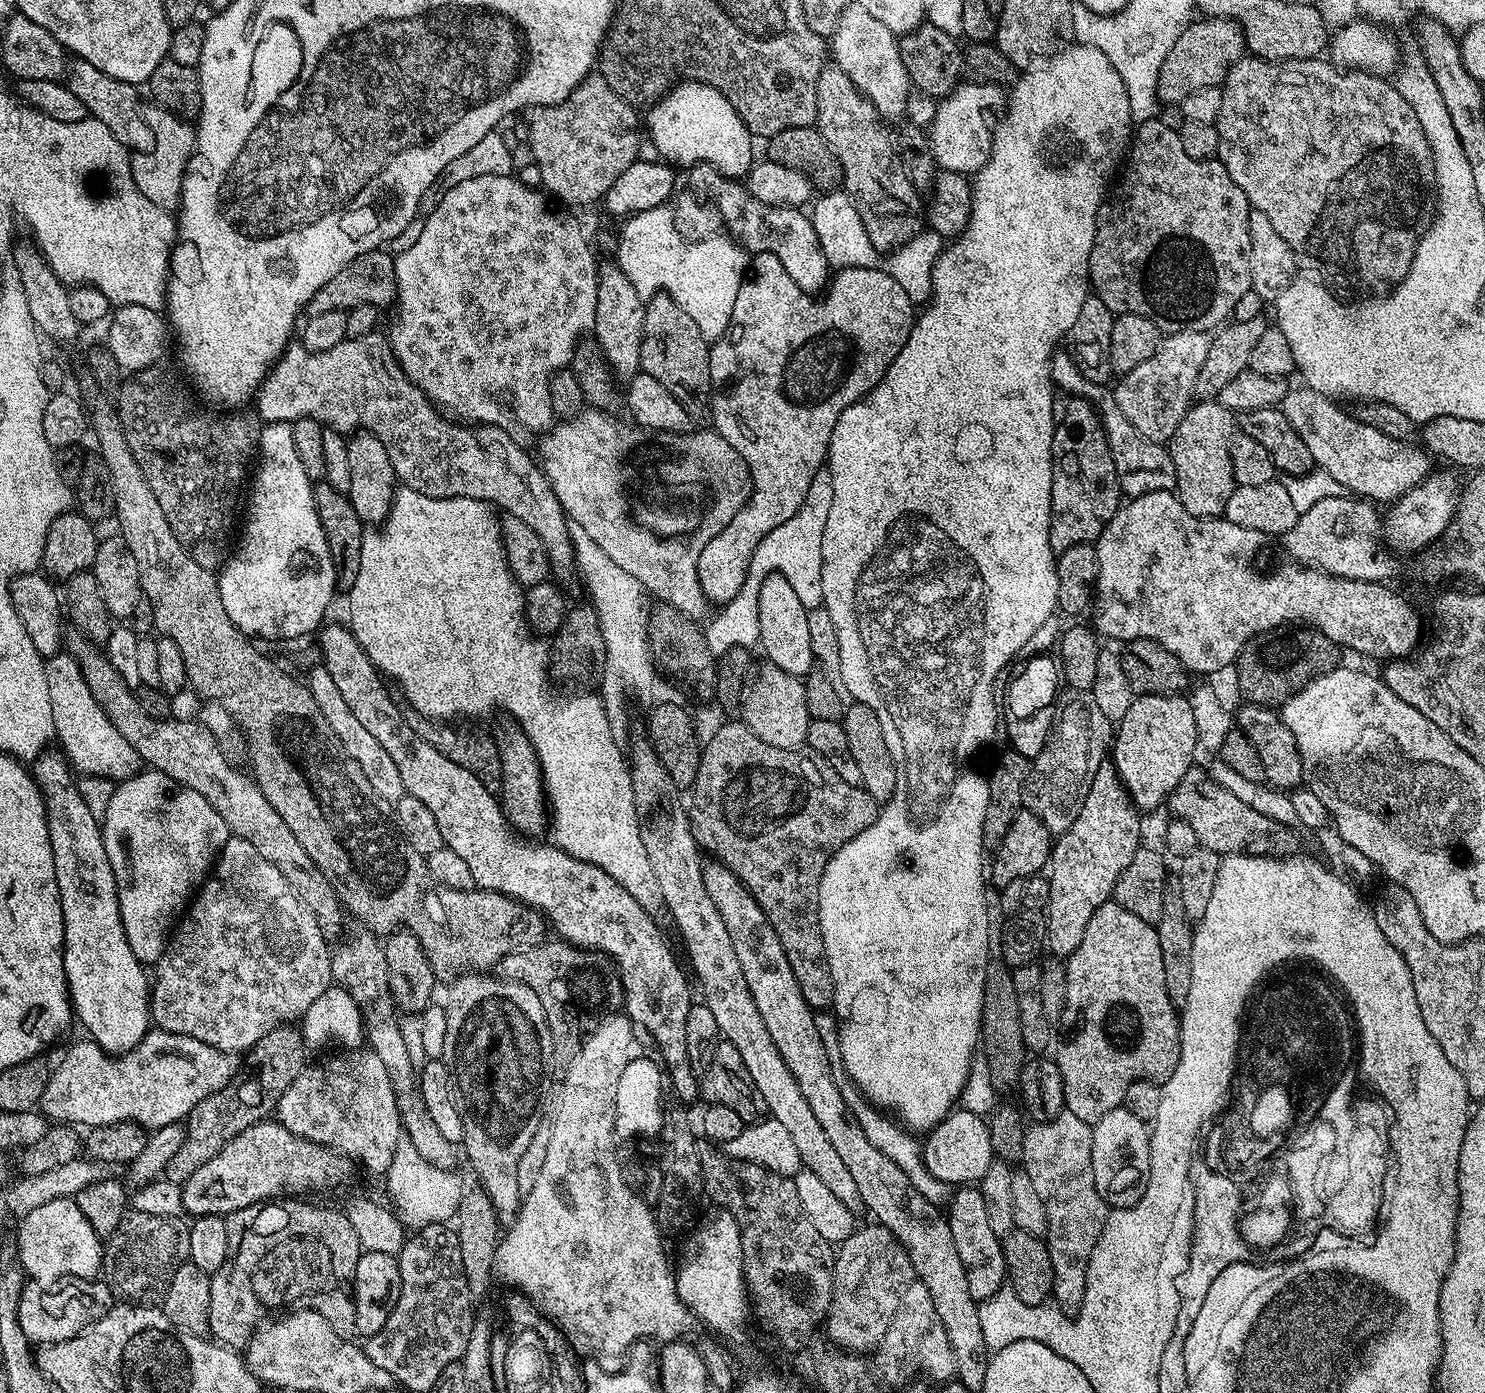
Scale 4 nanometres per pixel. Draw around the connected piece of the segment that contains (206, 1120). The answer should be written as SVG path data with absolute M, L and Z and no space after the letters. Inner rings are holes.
M291 1023L280 1025L279 1028L270 1030L266 1035L246 1053L248 1069L237 1071L236 1077L225 1088L212 1092L210 1098L197 1100L194 1110L186 1117L184 1124L185 1141L178 1149L167 1166L167 1179L183 1182L198 1170L198 1166L210 1162L222 1146L230 1138L242 1134L259 1120L265 1119L269 1114L275 1113L276 1103L282 1094L298 1078L298 1074L306 1067L304 1052L306 1045L304 1033L299 1027Z

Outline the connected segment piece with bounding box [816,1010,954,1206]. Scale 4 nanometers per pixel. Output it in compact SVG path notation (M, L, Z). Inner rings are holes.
M828 1010L821 1011L816 1017L816 1025L818 1026L818 1034L822 1038L822 1046L826 1049L826 1058L829 1059L830 1074L833 1075L835 1085L838 1086L839 1093L842 1094L842 1100L846 1102L849 1115L858 1122L858 1126L861 1127L863 1134L869 1139L870 1143L881 1154L885 1154L886 1158L890 1158L910 1178L911 1185L927 1201L937 1206L947 1205L948 1201L952 1198L953 1185L934 1177L927 1170L919 1139L902 1127L895 1119L892 1119L887 1113L876 1107L876 1105L869 1103L867 1098L861 1093L860 1088L849 1078L849 1074L845 1069L845 1063L842 1062L840 1029L836 1023L835 1015Z

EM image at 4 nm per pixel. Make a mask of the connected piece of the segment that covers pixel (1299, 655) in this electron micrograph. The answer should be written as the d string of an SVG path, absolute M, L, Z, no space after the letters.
M1296 626L1293 632L1288 630L1268 630L1258 636L1253 636L1245 644L1244 649L1237 655L1234 661L1236 667L1236 684L1240 687L1243 699L1250 704L1263 704L1265 706L1280 706L1288 700L1295 692L1300 692L1310 681L1319 676L1333 672L1335 668L1341 667L1342 649L1339 644L1334 643L1326 634L1322 634L1311 626Z

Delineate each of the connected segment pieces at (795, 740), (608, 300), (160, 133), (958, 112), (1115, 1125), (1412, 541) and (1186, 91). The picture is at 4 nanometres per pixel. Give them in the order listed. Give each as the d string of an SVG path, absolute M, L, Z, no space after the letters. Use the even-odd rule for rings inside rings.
M757 663L745 677L738 712L743 723L750 730L754 730L754 734L758 734L762 742L770 742L770 746L799 749L808 739L810 717L806 706L804 681L794 674L786 674L786 670L773 664Z
M604 261L597 267L599 274L598 303L595 306L595 326L593 335L597 336L597 345L601 355L609 364L613 373L622 380L629 380L639 372L641 362L641 344L645 330L645 310L647 305L630 284L620 268L610 261Z
M152 102L143 109L146 126L154 134L154 150L150 154L136 154L132 156L132 173L134 182L154 206L169 210L179 209L180 191L184 181L184 172L192 153L196 150L196 130L187 119L175 116L170 110L161 108Z
M961 82L950 95L943 97L937 103L932 127L927 129L928 142L932 147L937 169L965 174L979 172L992 153L994 128L991 123L988 125L988 115L996 111L999 113L1005 104L1005 89L998 84Z
M1124 1107L1110 1110L1092 1125L1092 1169L1098 1194L1112 1208L1129 1208L1142 1198L1150 1174L1150 1128L1145 1121L1134 1118Z
M1433 471L1418 487L1410 489L1389 507L1392 509L1389 510L1388 516L1386 512L1382 520L1383 539L1387 543L1389 540L1393 549L1405 548L1408 552L1424 547L1427 549L1447 533L1449 524L1456 516L1456 505L1459 502L1460 492L1458 484L1456 488L1455 478L1448 472Z
M1217 16L1196 18L1170 46L1162 70L1158 70L1158 90L1156 99L1161 105L1178 106L1194 90L1206 90L1206 86L1223 85L1228 71L1246 55L1244 31L1234 20L1223 20Z

